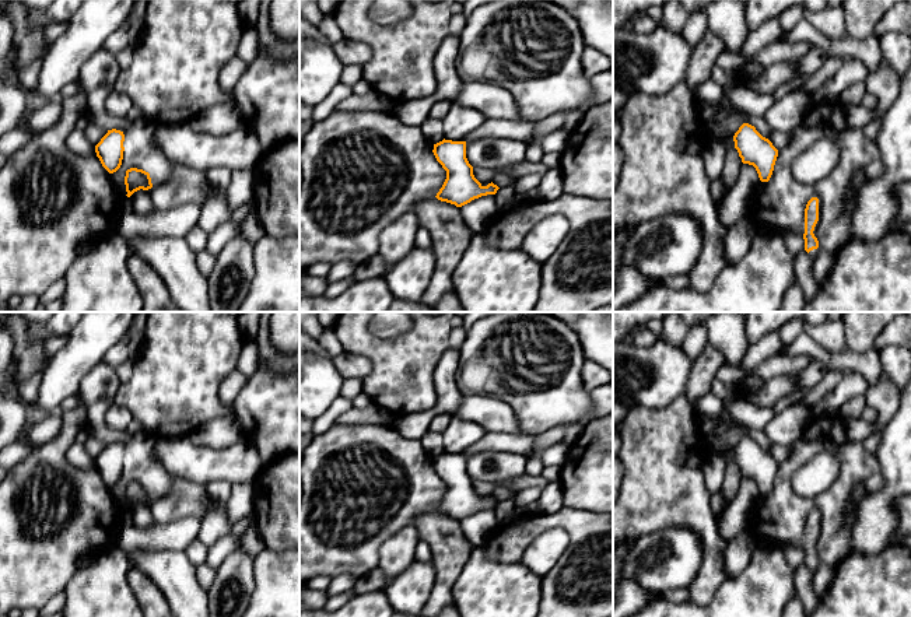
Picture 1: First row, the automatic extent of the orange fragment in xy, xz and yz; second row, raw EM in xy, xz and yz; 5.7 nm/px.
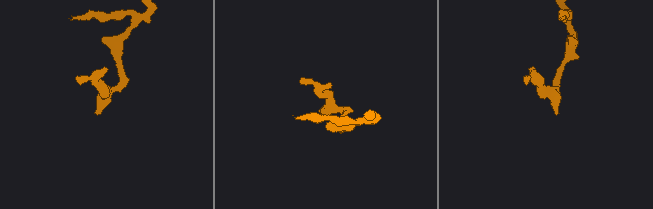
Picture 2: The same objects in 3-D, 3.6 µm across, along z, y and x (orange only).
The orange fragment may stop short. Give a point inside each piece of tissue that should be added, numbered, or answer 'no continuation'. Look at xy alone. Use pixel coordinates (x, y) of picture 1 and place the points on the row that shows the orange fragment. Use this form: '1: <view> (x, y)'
no continuation

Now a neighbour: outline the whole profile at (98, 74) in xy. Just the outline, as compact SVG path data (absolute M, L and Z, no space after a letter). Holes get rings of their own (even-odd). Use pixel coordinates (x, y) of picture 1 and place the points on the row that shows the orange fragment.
M102 46L81 66L78 83L87 94L85 115L102 129L116 129L125 134L122 165L111 173L115 186L125 197L127 194L125 185L127 169L137 168L148 172L153 186L158 186L171 178L172 165L154 146L154 122L146 118L130 120L108 112L106 98L113 91L119 73L120 67L115 55Z

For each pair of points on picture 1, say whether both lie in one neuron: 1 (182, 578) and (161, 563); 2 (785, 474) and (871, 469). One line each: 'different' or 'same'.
1: same
2: same

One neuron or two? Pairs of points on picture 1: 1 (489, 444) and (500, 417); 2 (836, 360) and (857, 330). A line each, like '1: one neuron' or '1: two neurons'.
1: two neurons
2: two neurons

